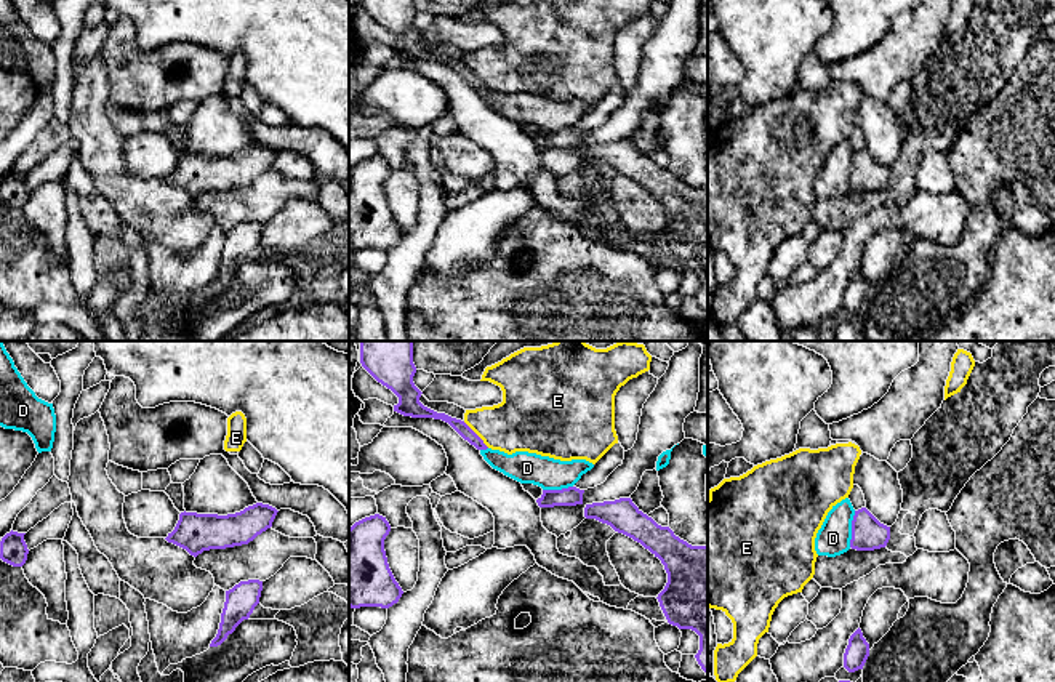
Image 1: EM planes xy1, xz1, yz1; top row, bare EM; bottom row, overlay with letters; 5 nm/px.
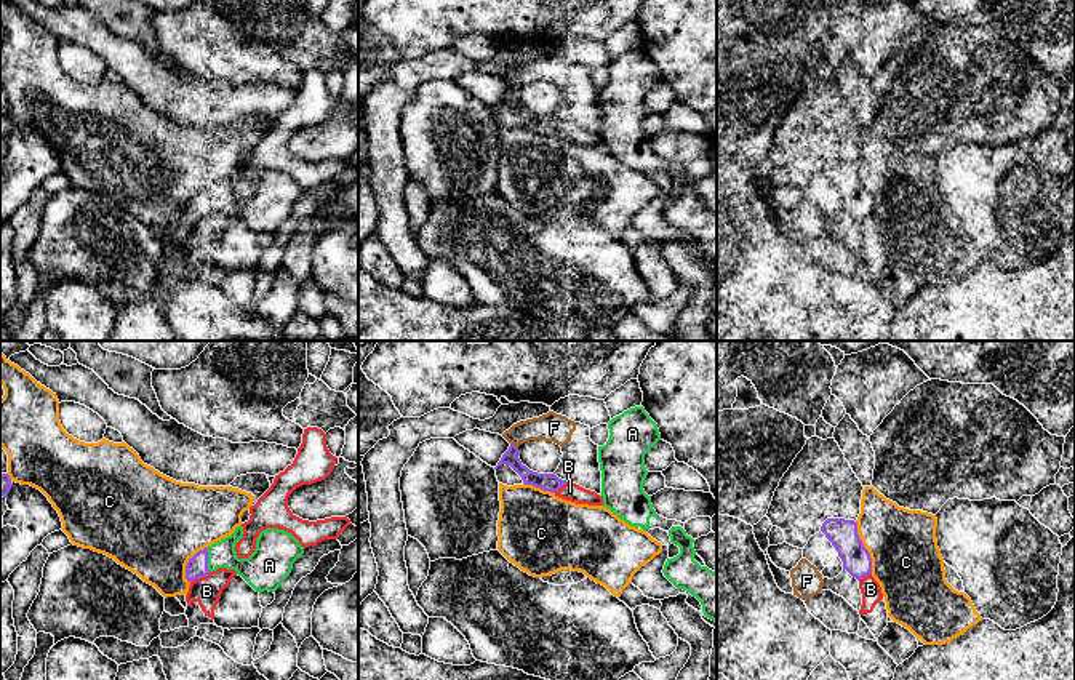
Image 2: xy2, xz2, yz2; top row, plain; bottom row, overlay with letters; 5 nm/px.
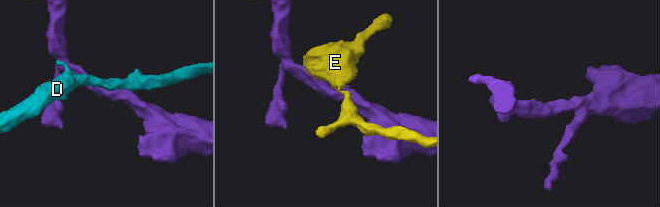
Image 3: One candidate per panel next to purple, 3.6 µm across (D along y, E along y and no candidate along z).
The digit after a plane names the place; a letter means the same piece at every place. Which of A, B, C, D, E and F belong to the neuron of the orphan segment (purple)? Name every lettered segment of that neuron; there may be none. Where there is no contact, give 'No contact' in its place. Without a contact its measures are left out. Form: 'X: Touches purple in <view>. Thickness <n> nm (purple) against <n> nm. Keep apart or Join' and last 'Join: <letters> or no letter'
A: Touches purple in xy2. Thickness 110 nm (purple) against 150 nm. Join
B: Touches purple in xy2. Thickness 110 nm (purple) against 150 nm. Keep apart
C: Touches purple in yz2. Thickness 150 nm (purple) against 360 nm. Keep apart
D: Touches purple in yz1. Thickness 170 nm (purple) against 170 nm. Keep apart
E: Touches purple in xz1. Thickness 70 nm (purple) against 300 nm. Keep apart
F: Touches purple in xz2. Thickness 90 nm (purple) against 140 nm. Keep apart
Join: A

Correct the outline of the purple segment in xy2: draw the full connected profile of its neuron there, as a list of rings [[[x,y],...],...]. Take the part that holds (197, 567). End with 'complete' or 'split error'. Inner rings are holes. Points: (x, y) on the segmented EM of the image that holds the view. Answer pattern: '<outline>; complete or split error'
[[[240,525],[230,536],[198,550],[186,565],[186,579],[192,582],[218,568],[227,568],[235,570],[256,592],[275,592],[304,554],[304,547],[291,533],[267,528],[259,533],[254,552],[248,558],[238,558],[235,546],[242,538]]]; split error

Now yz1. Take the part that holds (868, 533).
[[[866,507],[855,511],[852,520],[850,548],[874,551],[885,548],[890,540],[890,527],[881,524]]]; complete

